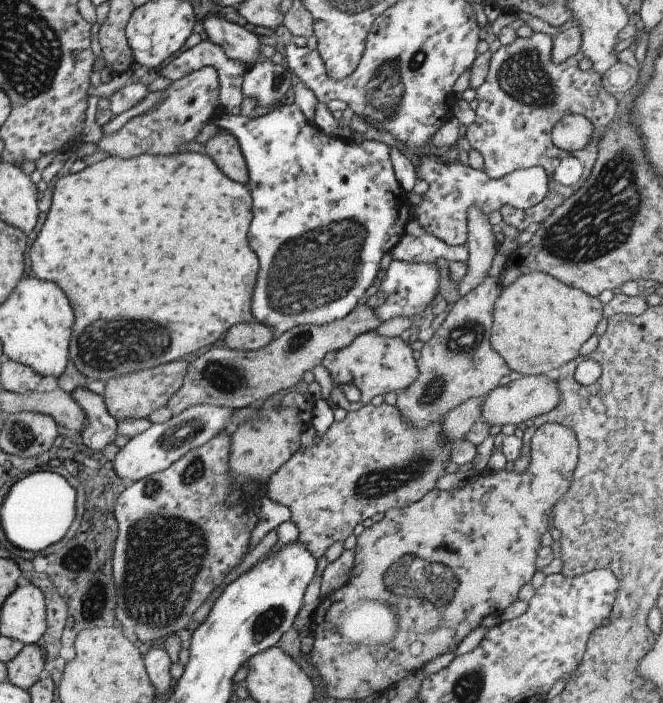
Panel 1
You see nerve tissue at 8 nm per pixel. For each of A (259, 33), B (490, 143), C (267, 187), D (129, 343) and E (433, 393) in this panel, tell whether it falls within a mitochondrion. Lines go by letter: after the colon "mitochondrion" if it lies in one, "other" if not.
A: other
B: other
C: other
D: mitochondrion
E: mitochondrion

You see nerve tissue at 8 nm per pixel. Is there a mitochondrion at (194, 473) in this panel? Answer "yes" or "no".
yes

